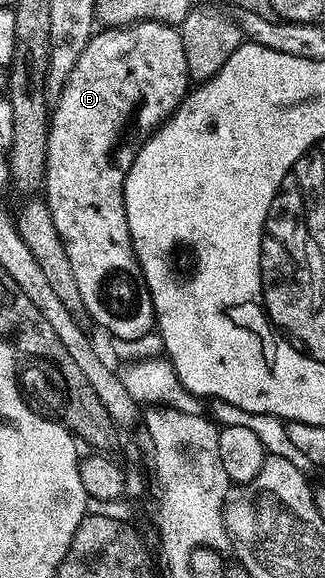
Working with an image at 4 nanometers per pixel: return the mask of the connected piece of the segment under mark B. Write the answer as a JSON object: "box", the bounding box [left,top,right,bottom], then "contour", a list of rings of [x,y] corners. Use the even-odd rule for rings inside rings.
{"box":[44,20,192,340],"contour":[[[143,20],[131,22],[128,26],[116,26],[113,28],[102,28],[93,35],[90,43],[84,48],[76,66],[68,76],[67,83],[64,84],[61,97],[53,105],[50,115],[50,131],[48,132],[48,156],[46,157],[46,180],[44,183],[44,199],[51,210],[52,220],[56,224],[56,232],[60,232],[60,240],[68,252],[68,260],[72,263],[72,272],[76,276],[76,285],[80,287],[80,300],[84,300],[84,308],[87,315],[95,318],[104,329],[110,334],[115,334],[115,339],[129,340],[139,338],[151,333],[155,329],[154,305],[150,299],[150,293],[146,287],[146,281],[142,278],[142,269],[138,267],[138,257],[134,255],[134,246],[130,243],[130,233],[128,232],[128,222],[126,220],[126,205],[122,196],[122,185],[126,179],[126,170],[116,167],[110,163],[110,153],[114,150],[114,145],[122,138],[122,129],[129,124],[130,118],[134,121],[134,126],[138,130],[153,132],[174,113],[175,108],[182,102],[188,93],[188,87],[192,79],[188,72],[188,64],[184,60],[184,44],[182,35],[175,27],[167,22],[152,22]]]}

